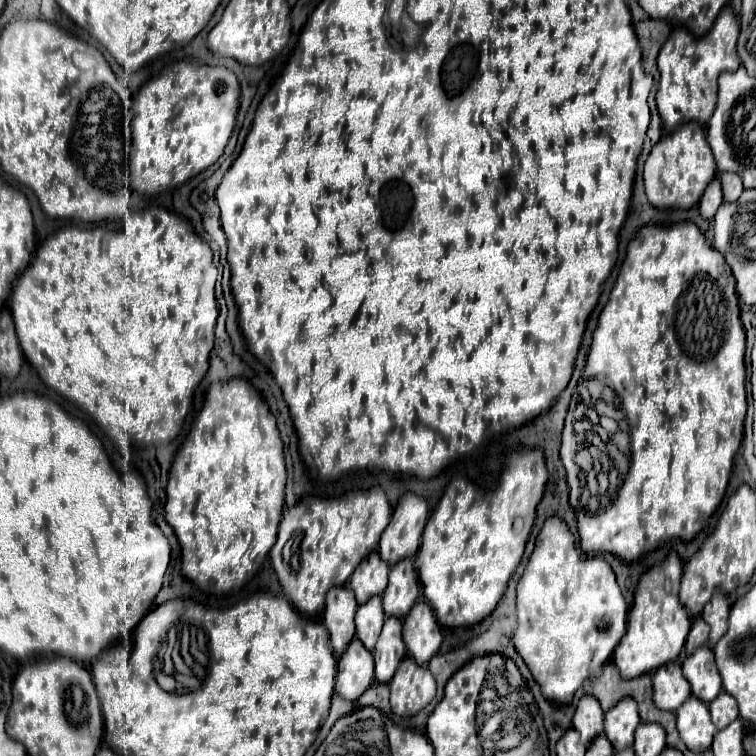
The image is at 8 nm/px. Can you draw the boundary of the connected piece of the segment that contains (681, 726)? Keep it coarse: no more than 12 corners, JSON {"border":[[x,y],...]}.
{"border":[[688,698],[676,712],[682,742],[704,752],[718,732],[708,704]]}

